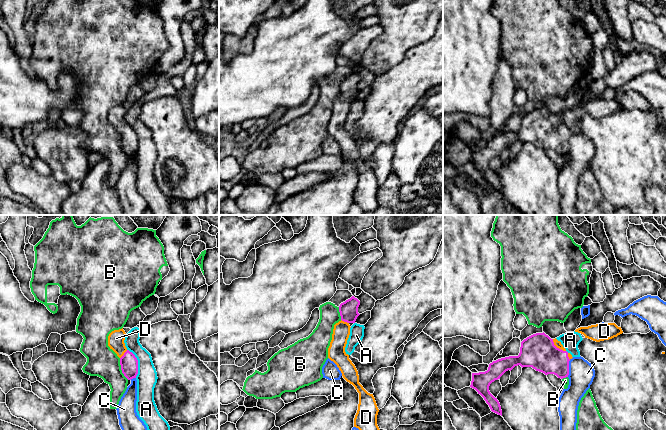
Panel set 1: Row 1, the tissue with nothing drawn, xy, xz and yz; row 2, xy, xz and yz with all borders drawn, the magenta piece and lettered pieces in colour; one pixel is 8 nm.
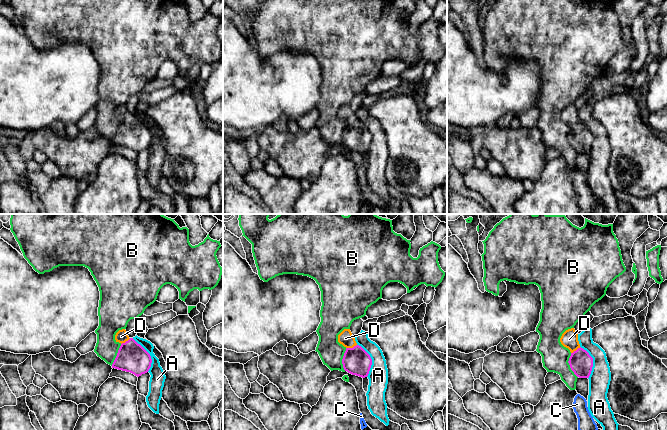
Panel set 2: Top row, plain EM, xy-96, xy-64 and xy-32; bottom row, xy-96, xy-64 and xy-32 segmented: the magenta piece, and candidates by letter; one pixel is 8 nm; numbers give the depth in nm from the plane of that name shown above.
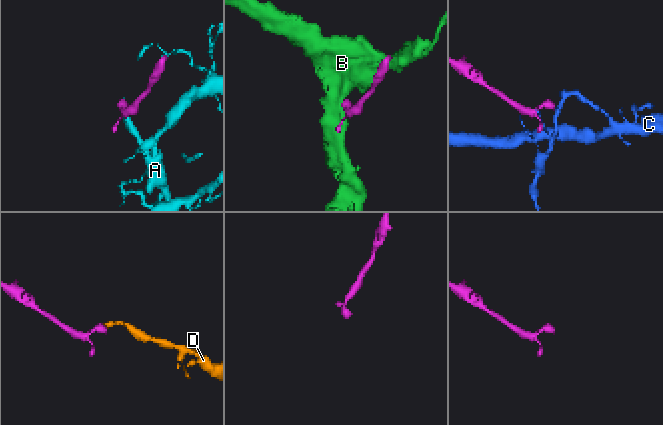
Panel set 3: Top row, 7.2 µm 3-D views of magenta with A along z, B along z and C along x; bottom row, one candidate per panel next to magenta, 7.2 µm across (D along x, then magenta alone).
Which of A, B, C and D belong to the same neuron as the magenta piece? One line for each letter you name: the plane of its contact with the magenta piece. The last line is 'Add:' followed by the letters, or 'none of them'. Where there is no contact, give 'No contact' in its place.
D: Touches magenta in yz
Add: D

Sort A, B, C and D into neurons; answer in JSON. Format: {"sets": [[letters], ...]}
{"sets": [["A"], ["B"], ["C"], ["D"]]}

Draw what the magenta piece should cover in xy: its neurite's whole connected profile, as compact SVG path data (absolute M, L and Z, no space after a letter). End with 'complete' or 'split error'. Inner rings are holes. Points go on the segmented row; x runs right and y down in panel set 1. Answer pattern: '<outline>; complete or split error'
M122 329L112 331L108 336L108 346L120 358L121 370L124 376L131 380L136 378L138 374L138 360L135 355L130 352L124 343L126 337L125 331Z; split error

